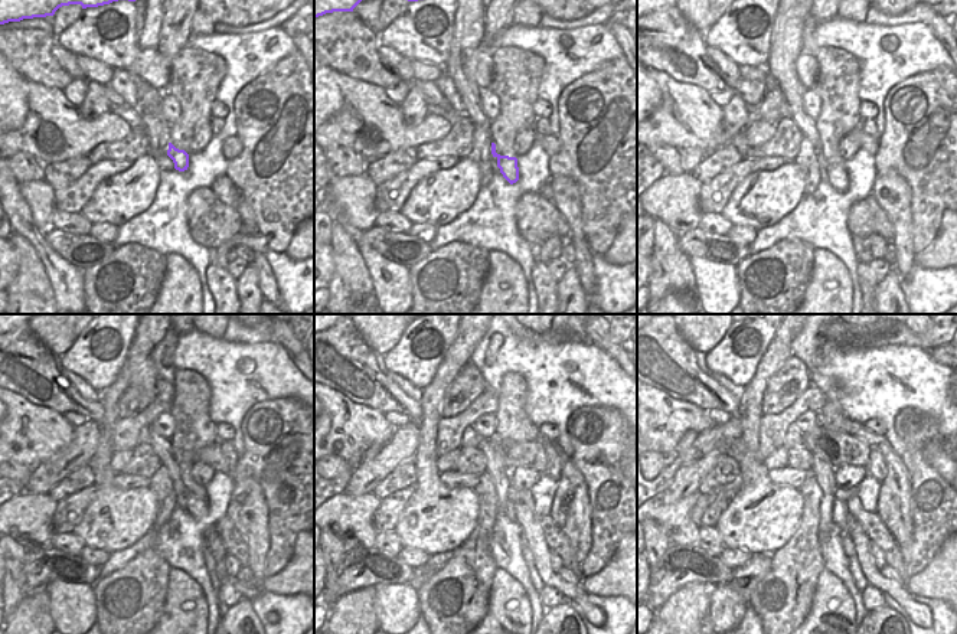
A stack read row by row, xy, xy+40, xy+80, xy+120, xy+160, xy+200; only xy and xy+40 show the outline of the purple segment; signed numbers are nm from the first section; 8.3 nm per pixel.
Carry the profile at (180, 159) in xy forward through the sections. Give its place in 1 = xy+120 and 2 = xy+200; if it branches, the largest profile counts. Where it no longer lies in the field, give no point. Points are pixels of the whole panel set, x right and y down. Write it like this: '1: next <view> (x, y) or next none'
1: next xy+120 (195, 506)
2: next xy+200 (851, 522)

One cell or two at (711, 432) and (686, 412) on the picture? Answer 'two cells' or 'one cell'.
two cells

